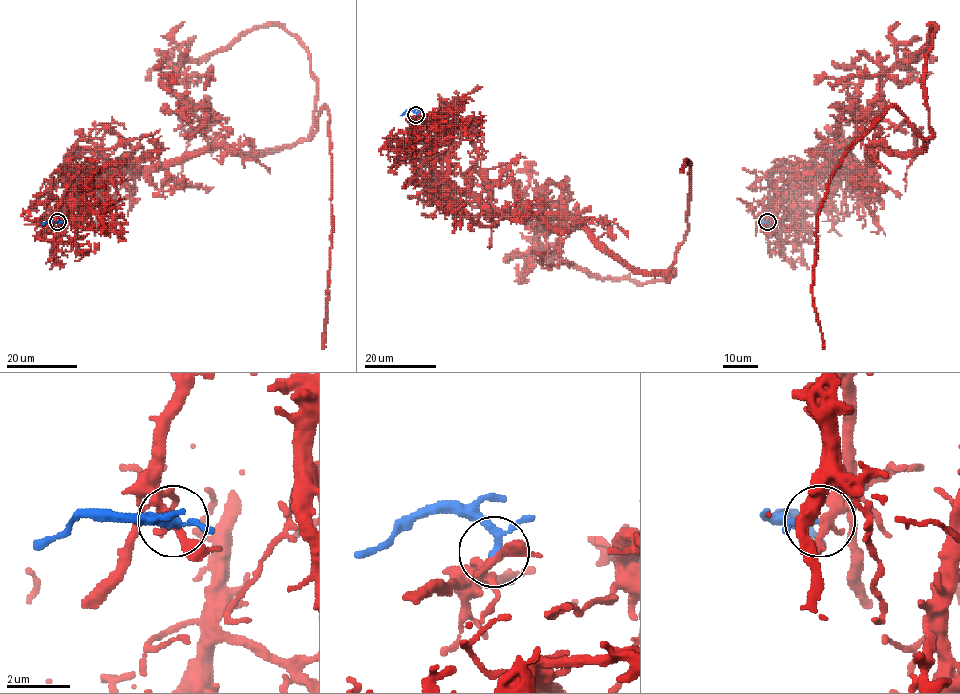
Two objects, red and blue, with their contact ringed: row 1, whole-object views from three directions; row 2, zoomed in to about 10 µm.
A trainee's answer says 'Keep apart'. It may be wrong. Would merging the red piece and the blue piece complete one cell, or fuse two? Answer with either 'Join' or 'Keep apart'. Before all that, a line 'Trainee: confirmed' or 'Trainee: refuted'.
Trainee: refuted
Join

